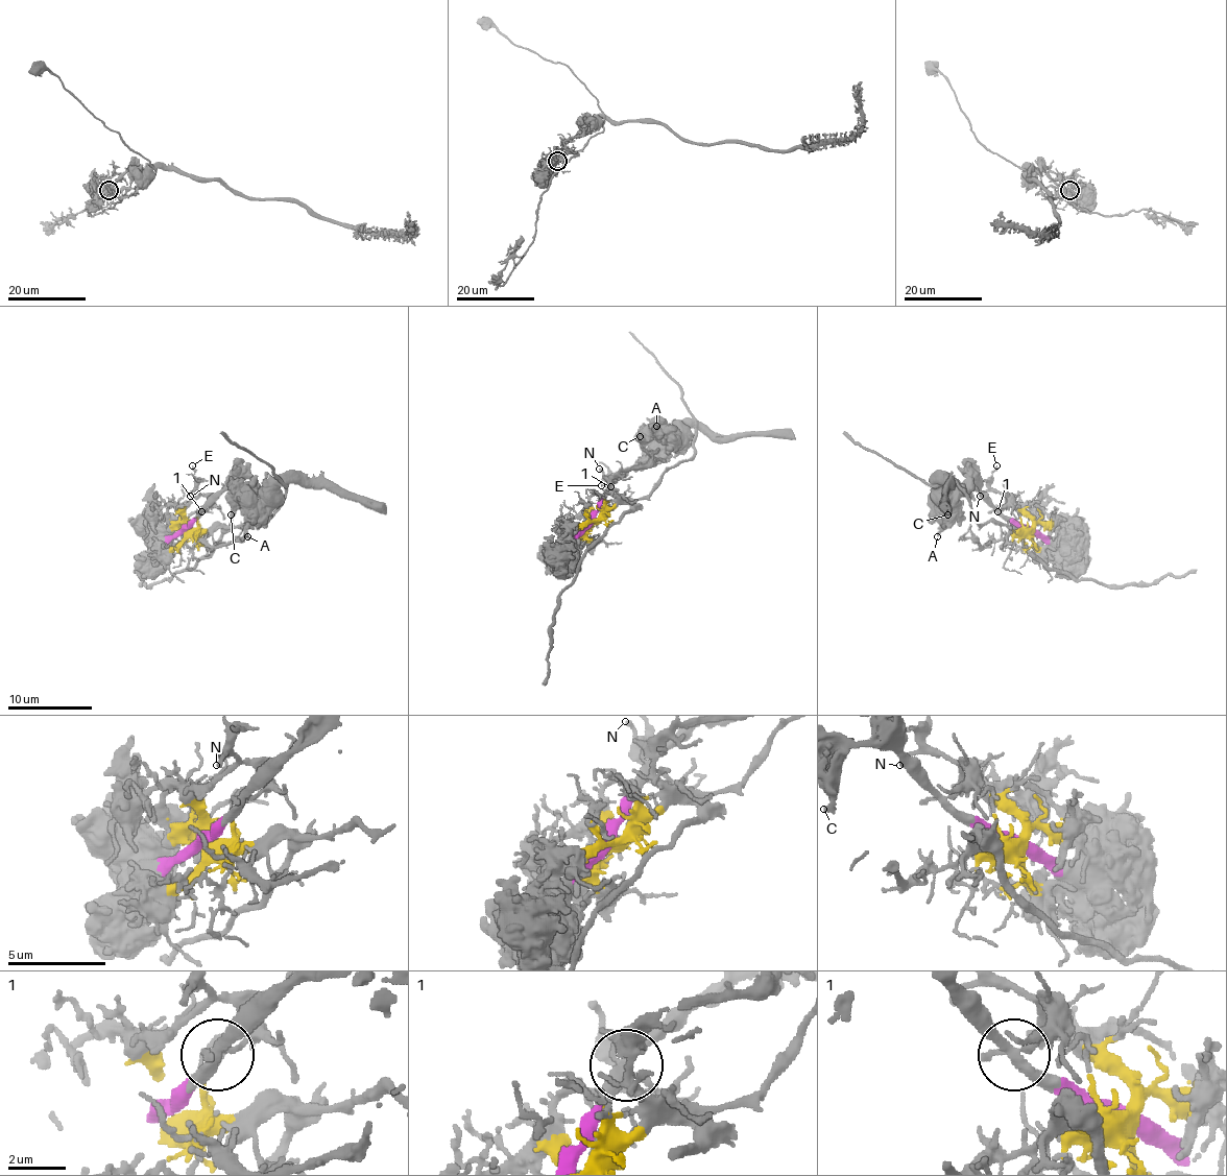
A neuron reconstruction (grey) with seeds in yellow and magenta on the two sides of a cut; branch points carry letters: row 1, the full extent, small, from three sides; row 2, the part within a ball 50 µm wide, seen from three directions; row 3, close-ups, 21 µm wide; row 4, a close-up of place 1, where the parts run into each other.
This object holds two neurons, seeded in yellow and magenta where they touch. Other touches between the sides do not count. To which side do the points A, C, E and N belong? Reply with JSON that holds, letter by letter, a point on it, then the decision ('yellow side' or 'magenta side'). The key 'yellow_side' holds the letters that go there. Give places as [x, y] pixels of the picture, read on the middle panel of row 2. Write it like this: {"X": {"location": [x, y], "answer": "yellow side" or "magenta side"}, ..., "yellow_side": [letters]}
{"A": {"location": [656, 426], "answer": "magenta side"}, "C": {"location": [640, 436], "answer": "magenta side"}, "E": {"location": [601, 485], "answer": "yellow side"}, "N": {"location": [599, 469], "answer": "yellow side"}, "yellow_side": ["E", "N"]}

